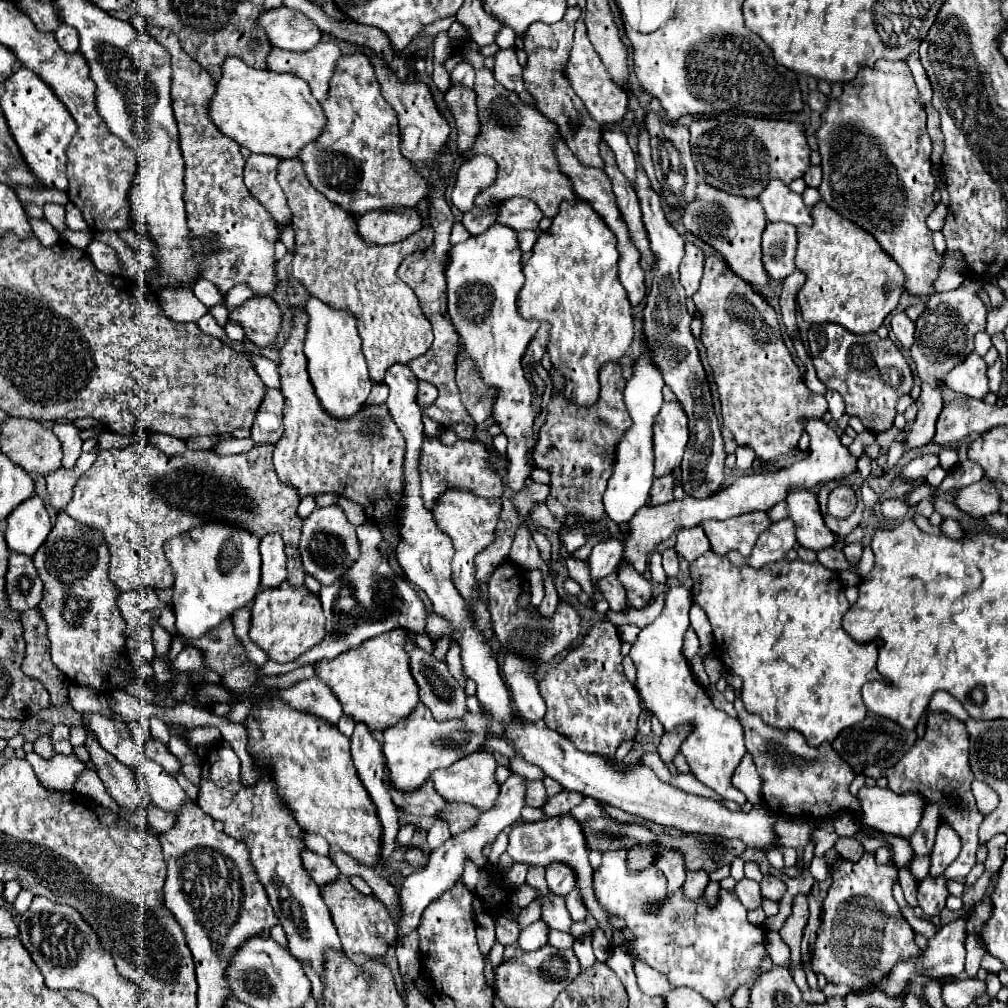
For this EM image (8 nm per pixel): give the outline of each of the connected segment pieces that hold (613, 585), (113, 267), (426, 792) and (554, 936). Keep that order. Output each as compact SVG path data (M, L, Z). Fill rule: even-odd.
M614 573L610 577L600 579L596 583L596 587L604 593L604 597L610 603L612 611L622 611L624 609L624 605L626 605L626 591L624 591L624 587L620 585L620 581L616 579Z
M92 241L88 245L88 255L92 259L92 263L104 271L104 273L120 273L120 263L116 263L116 255L112 255L112 247L104 245L102 241Z
M432 781L424 783L424 787L420 791L414 791L412 795L404 795L392 787L390 787L390 793L396 807L420 817L438 817L442 809L448 805L448 801L440 797L440 793L434 789Z
M550 931L550 937L548 937L548 943L558 949L572 949L574 941L576 939L570 933L562 933L562 931Z

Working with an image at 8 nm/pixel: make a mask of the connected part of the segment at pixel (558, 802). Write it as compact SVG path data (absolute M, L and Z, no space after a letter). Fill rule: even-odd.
M564 789L562 793L558 793L556 797L550 797L548 803L544 805L544 811L548 817L558 817L558 815L564 815L564 813L570 813L572 807L576 807L584 797L578 795L576 791L568 791Z

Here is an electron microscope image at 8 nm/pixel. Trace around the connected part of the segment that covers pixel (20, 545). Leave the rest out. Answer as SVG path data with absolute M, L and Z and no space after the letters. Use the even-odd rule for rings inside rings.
M32 495L32 499L26 499L8 515L4 537L10 551L22 555L34 555L36 549L48 537L50 529L52 525L46 513L44 499Z

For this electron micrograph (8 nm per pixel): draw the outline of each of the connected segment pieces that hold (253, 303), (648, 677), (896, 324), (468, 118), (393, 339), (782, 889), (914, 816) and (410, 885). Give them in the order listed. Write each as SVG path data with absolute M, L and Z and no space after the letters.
M270 297L248 299L244 307L238 307L230 313L230 319L242 323L246 337L258 347L272 345L282 327L282 311Z
M670 587L660 617L640 631L636 643L630 649L630 657L638 669L638 691L644 707L654 713L664 725L664 733L670 733L682 725L690 725L690 735L680 745L680 753L686 757L690 771L696 775L696 779L714 789L724 799L732 799L738 805L744 805L748 801L746 795L734 789L730 781L746 753L740 721L712 705L704 687L694 679L690 663L682 653L684 633L690 627L690 605L690 589Z
M896 313L896 315L892 315L890 327L892 327L892 333L894 333L896 341L898 341L904 349L910 349L912 343L914 343L914 323L908 319L908 315L906 315L906 313Z
M452 83L446 91L446 103L450 105L456 127L458 127L458 153L464 155L478 135L480 123L478 123L478 107L476 107L476 91L466 89L458 83Z
M300 159L280 163L278 183L288 199L296 231L292 275L318 299L336 309L348 309L358 317L370 379L382 383L394 363L408 363L424 355L432 343L432 325L412 287L396 275L396 269L408 255L432 247L434 229L422 227L412 237L392 245L366 243L360 239L354 215L312 187Z
M764 875L760 889L762 889L762 897L768 897L772 901L780 901L782 895L786 893L786 883L774 875Z
M862 787L858 793L864 819L862 823L898 837L910 837L924 815L924 799L916 793L894 793L882 787Z
M512 773L506 783L502 785L500 789L500 795L496 799L496 807L492 807L490 811L484 811L476 823L476 827L472 827L472 831L466 831L464 835L454 835L450 837L446 843L440 847L432 850L429 854L428 865L424 869L418 869L414 871L412 875L408 875L402 883L402 889L400 889L400 899L402 899L402 921L398 925L398 939L402 935L406 935L408 931L412 931L414 927L420 925L420 917L422 917L422 911L426 909L426 905L434 899L438 899L444 891L452 889L452 885L461 878L465 863L468 859L474 861L476 865L484 867L486 865L486 857L482 853L482 849L492 843L496 839L496 835L512 825L514 821L520 819L520 813L522 813L522 807L526 805L526 785L528 785L528 779L520 773Z

